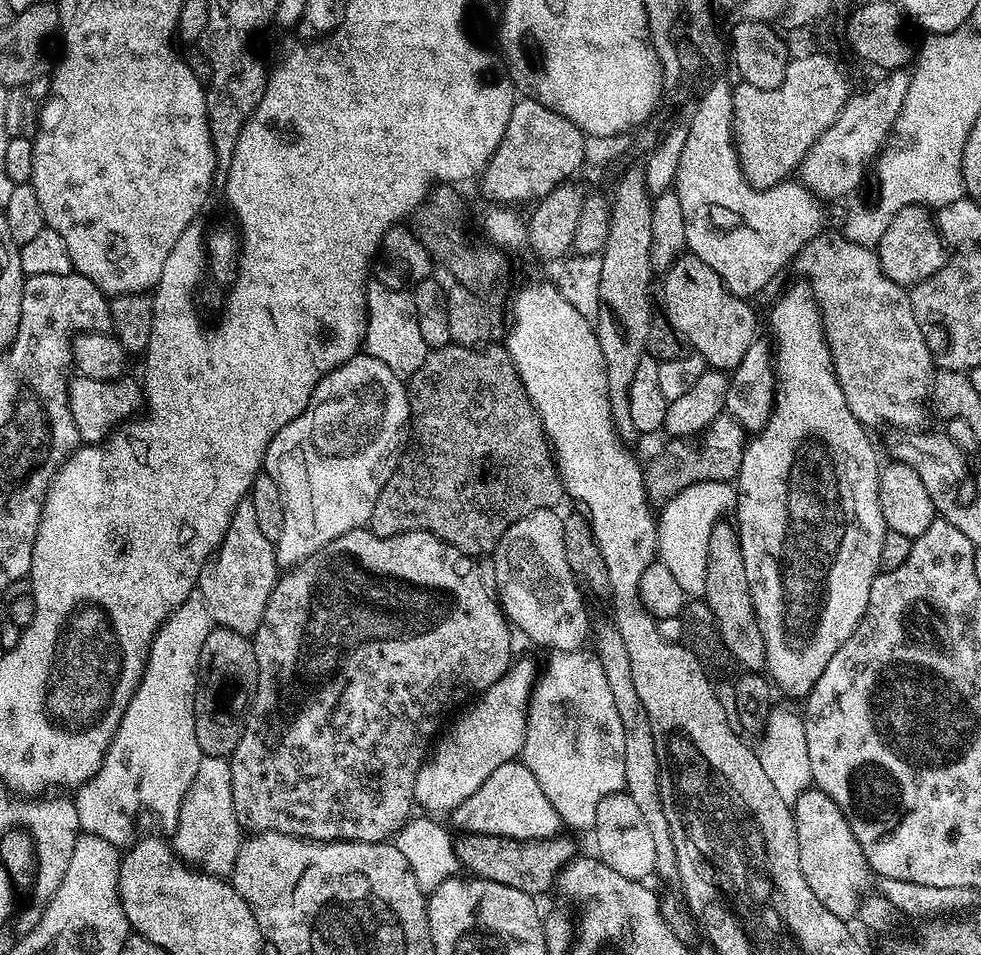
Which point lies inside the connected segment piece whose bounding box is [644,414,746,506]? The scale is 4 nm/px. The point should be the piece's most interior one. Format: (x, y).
(718, 456)

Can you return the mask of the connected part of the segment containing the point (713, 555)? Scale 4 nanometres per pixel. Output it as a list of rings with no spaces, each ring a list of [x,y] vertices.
[[[721,522],[710,532],[710,546],[706,554],[706,590],[703,600],[714,610],[714,618],[718,622],[718,630],[722,634],[722,642],[726,642],[726,650],[733,661],[741,665],[741,669],[749,672],[763,673],[766,662],[766,646],[762,642],[762,630],[758,626],[758,614],[754,610],[754,602],[750,598],[750,582],[746,582],[746,562],[740,549],[740,533],[731,523]]]

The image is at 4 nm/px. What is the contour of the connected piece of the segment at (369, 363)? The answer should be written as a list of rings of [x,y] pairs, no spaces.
[[[367,354],[351,356],[345,364],[321,378],[306,410],[274,434],[264,455],[263,471],[274,478],[278,494],[282,494],[282,534],[274,541],[276,562],[281,569],[296,567],[310,558],[310,554],[322,550],[322,546],[334,542],[334,538],[342,538],[342,534],[363,528],[371,521],[378,491],[376,467],[395,442],[400,427],[403,424],[405,427],[409,420],[405,381],[378,358]]]

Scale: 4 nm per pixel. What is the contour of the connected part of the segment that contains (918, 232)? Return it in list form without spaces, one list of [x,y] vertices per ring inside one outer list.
[[[918,204],[898,210],[890,226],[886,226],[886,234],[882,234],[878,255],[886,278],[905,286],[920,284],[938,270],[942,270],[946,259],[946,245],[936,230],[933,213]]]

